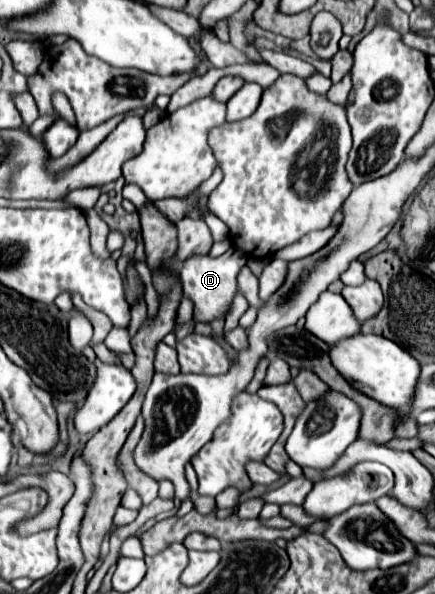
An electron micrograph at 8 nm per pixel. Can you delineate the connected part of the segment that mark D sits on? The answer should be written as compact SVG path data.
M229 249L225 255L217 258L211 257L191 257L187 259L179 273L181 273L181 285L183 285L183 295L191 299L193 303L193 321L199 323L213 323L215 319L225 319L229 313L229 307L233 303L233 297L239 293L237 285L237 275L241 267L247 263L247 255L237 249Z

